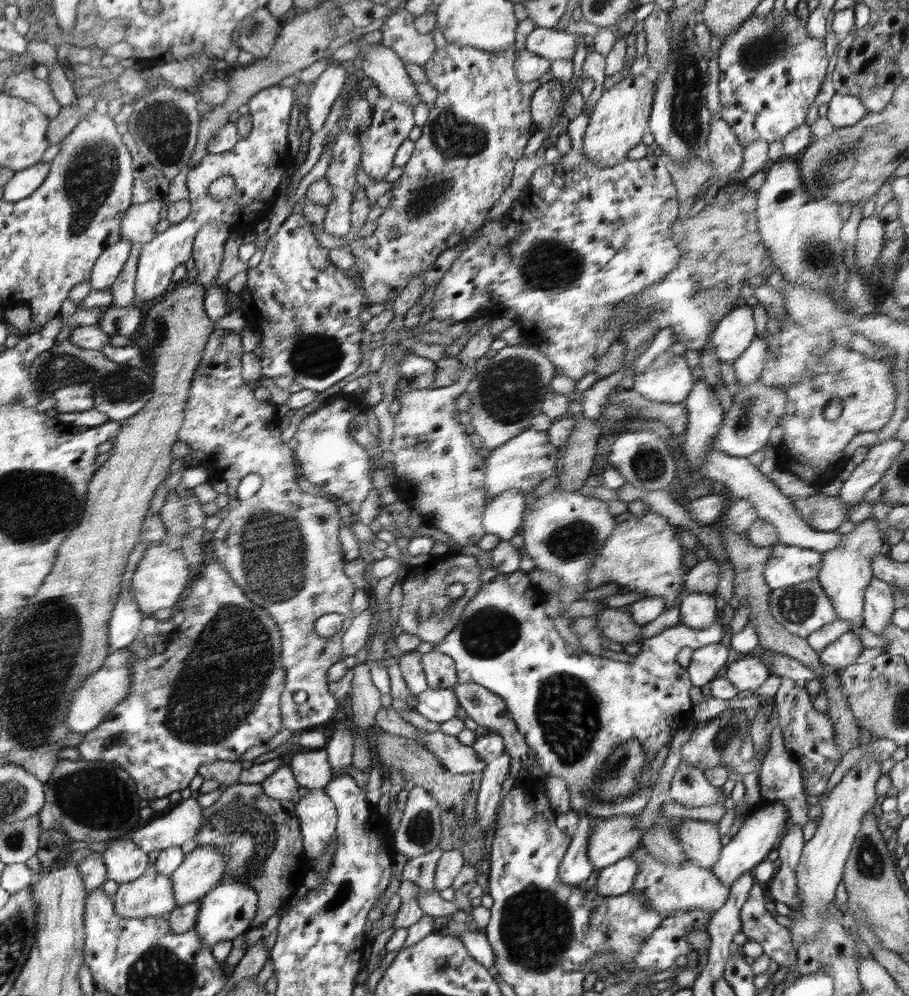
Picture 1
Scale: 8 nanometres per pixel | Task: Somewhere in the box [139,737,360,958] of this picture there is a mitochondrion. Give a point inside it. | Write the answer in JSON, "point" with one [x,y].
{"point":[237,816]}

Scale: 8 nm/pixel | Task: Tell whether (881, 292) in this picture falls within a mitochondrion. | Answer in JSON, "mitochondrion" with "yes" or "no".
{"mitochondrion":"no"}

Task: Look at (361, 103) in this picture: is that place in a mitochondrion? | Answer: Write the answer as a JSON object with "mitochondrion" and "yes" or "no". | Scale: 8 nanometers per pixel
{"mitochondrion":"no"}

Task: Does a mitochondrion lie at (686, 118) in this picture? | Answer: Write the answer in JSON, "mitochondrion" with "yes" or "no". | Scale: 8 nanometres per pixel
{"mitochondrion":"yes"}

